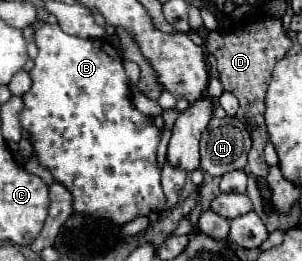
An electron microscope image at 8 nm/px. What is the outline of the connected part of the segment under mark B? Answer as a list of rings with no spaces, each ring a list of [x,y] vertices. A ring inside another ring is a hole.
[[[57,23],[41,25],[35,31],[35,43],[39,47],[39,55],[33,71],[29,73],[33,85],[23,95],[25,109],[21,113],[21,125],[31,135],[37,161],[73,195],[73,211],[91,215],[93,219],[101,219],[113,227],[121,227],[149,213],[165,211],[167,199],[161,189],[161,169],[157,165],[161,131],[149,117],[137,111],[129,99],[129,81],[123,69],[121,53],[107,41],[69,35],[61,31]]]

